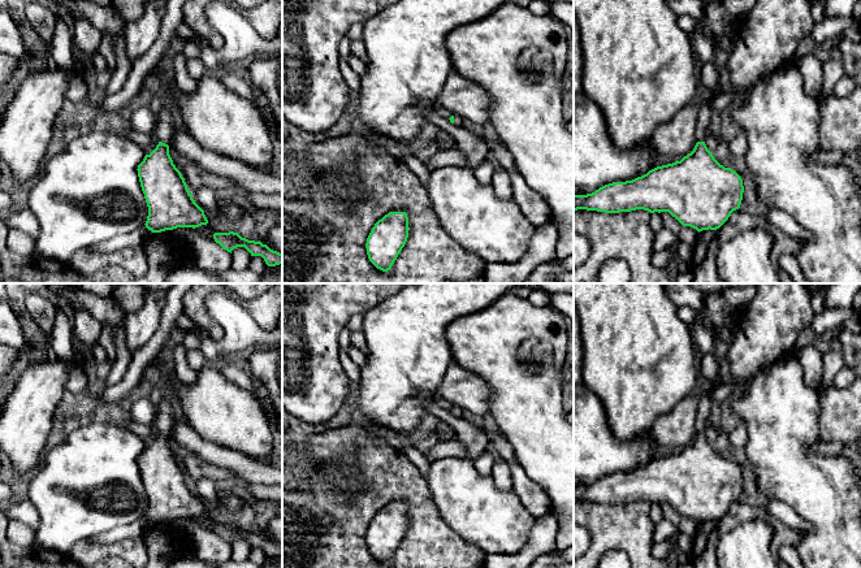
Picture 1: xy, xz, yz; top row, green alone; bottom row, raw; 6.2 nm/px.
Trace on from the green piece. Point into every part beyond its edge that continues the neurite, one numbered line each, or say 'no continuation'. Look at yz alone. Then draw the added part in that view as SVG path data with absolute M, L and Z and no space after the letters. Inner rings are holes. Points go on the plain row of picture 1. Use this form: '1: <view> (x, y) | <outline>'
1: yz (705, 403) | M715 387L717 389L717 387ZM713 389L709 393L705 393L698 402L698 408L697 408L697 417L696 417L696 432L697 433L704 433L706 429L706 419L709 417L713 407Z

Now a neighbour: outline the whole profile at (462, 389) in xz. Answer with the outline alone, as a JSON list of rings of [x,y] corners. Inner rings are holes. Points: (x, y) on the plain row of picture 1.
[[[455,363],[446,369],[434,395],[462,411],[479,416],[489,415],[490,389],[488,383]]]

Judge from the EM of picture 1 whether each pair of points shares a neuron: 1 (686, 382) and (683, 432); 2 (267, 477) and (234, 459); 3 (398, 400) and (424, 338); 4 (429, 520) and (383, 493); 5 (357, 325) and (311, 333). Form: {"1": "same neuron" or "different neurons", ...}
{"1": "different neurons", "2": "same neuron", "3": "same neuron", "4": "same neuron", "5": "different neurons"}

